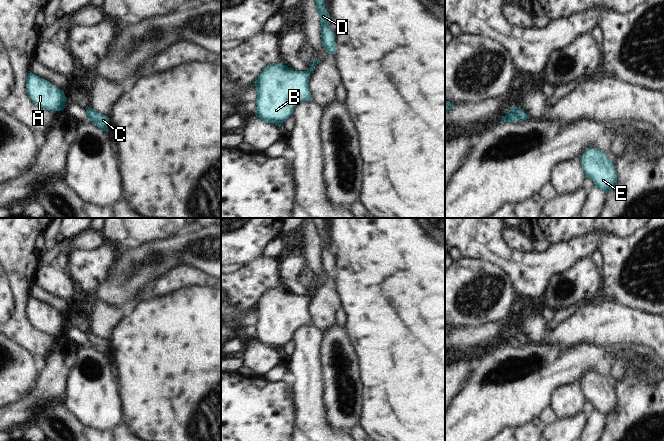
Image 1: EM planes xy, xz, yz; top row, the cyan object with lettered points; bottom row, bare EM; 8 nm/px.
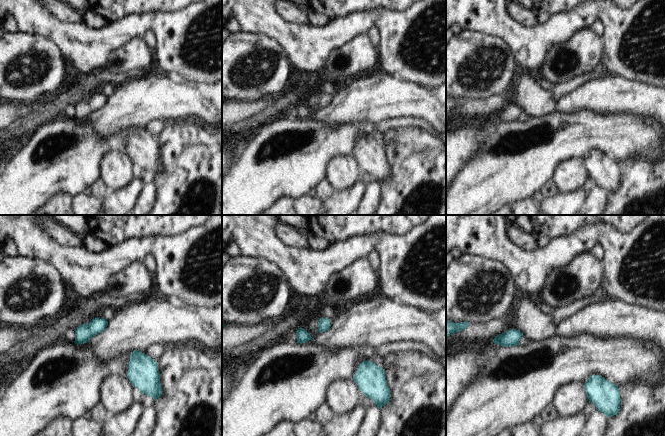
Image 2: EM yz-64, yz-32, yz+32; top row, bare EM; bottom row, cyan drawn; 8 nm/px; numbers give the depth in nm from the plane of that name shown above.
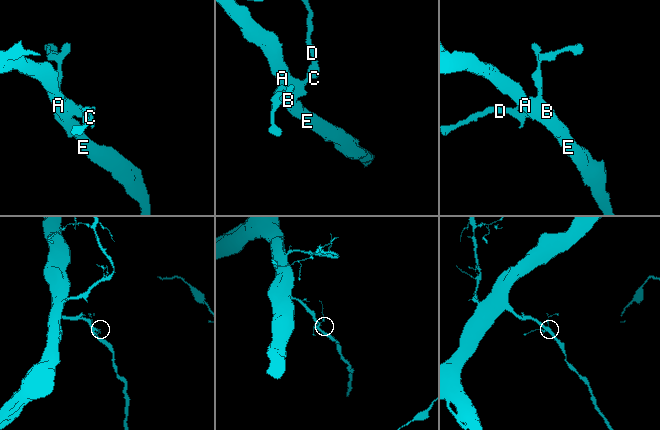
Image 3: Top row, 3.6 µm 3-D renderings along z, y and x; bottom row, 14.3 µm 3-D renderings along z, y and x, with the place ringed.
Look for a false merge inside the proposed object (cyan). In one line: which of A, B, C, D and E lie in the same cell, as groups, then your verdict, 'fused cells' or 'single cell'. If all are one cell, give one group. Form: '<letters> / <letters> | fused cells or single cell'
A B C D E | single cell

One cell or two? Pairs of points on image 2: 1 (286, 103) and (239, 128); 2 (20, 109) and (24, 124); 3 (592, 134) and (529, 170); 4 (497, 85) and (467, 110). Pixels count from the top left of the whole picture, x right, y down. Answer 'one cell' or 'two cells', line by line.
1: one cell
2: two cells
3: one cell
4: two cells

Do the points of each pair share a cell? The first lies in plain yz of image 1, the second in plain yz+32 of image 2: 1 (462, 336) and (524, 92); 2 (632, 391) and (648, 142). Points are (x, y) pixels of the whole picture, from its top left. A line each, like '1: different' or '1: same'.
1: same
2: different

